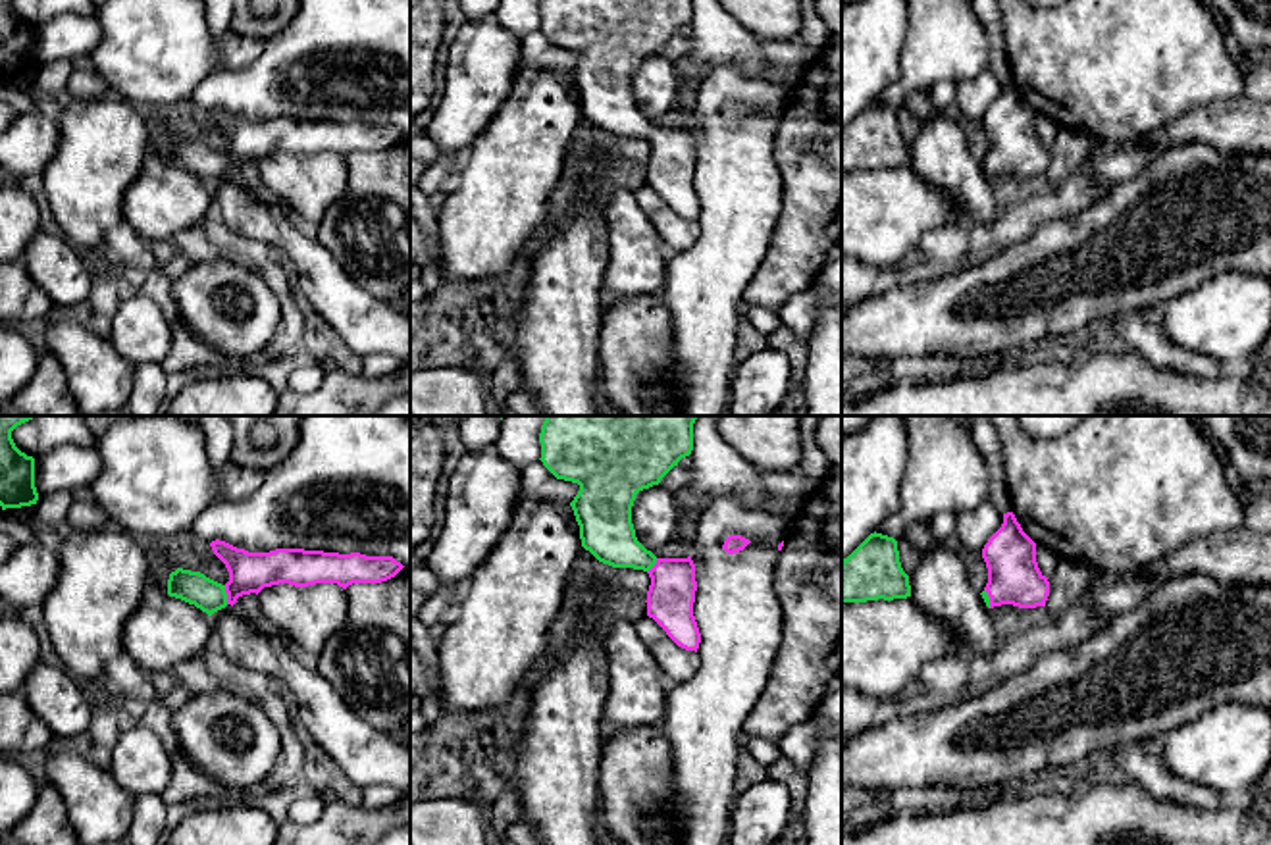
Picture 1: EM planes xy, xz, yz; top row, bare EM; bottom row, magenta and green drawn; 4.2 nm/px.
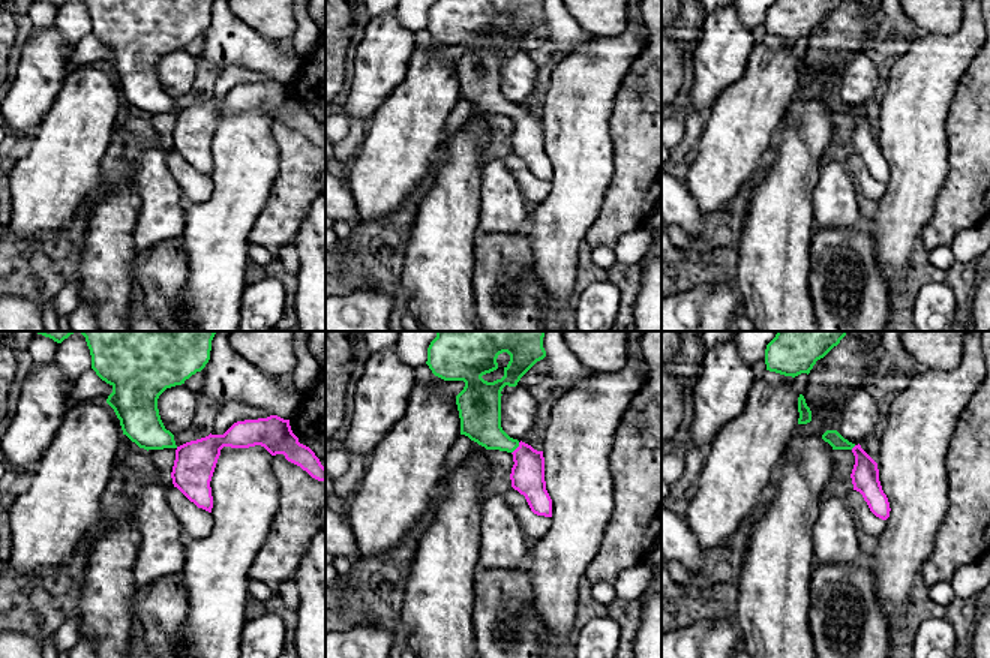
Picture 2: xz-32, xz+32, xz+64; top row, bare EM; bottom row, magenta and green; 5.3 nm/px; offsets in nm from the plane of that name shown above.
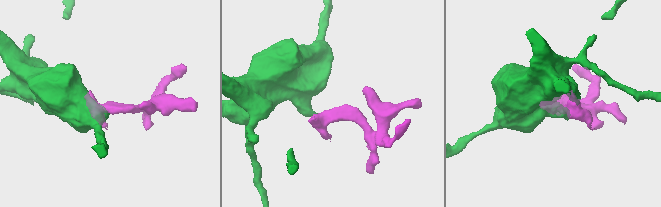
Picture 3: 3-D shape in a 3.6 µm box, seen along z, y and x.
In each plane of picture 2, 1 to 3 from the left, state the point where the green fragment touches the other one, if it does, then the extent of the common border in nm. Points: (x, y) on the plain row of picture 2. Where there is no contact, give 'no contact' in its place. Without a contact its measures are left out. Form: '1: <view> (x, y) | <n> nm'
1: no contact
2: xz+32 (516, 113) | 80 nm
3: xz+64 (854, 111) | 40 nm

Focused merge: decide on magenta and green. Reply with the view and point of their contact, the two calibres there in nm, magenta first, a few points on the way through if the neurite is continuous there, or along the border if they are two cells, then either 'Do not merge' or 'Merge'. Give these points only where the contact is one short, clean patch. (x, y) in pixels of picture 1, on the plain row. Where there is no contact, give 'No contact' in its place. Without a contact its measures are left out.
Touches magenta at xy (228, 164). Thickness 180 nm (magenta) against 140 nm. Path across: xy (249, 141), (228, 164), (207, 164), (193, 156). Merge

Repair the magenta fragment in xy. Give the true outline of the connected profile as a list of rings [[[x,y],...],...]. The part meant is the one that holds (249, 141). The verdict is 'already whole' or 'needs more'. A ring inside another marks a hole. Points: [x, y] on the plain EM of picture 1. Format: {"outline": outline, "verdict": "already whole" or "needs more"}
{"outline": [[[220,108],[212,110],[210,115],[229,141],[225,154],[183,137],[171,141],[168,148],[169,166],[195,173],[208,185],[227,173],[233,175],[243,164],[258,164],[264,156],[279,152],[295,156],[337,152],[347,158],[352,152],[387,150],[404,137],[393,125],[366,125],[360,121],[339,123],[304,117],[248,121]]], "verdict": "needs more"}

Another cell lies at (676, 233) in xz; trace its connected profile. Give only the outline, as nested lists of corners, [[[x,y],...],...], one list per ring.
[[[647,183],[636,191],[636,200],[655,225],[668,252],[684,252],[699,239],[699,223],[678,216]]]

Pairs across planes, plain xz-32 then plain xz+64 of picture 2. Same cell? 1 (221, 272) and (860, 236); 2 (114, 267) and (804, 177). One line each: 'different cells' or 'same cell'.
1: different cells
2: same cell

